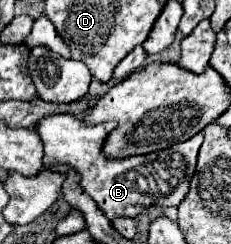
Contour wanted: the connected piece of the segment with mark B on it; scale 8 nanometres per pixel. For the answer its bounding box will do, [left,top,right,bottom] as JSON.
[32,113,202,221]

